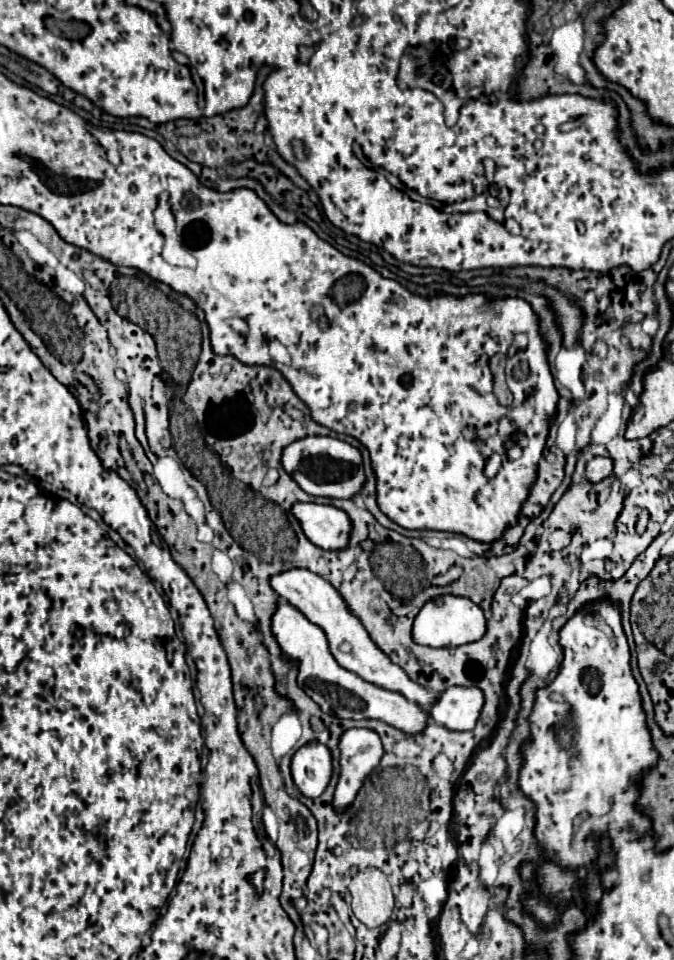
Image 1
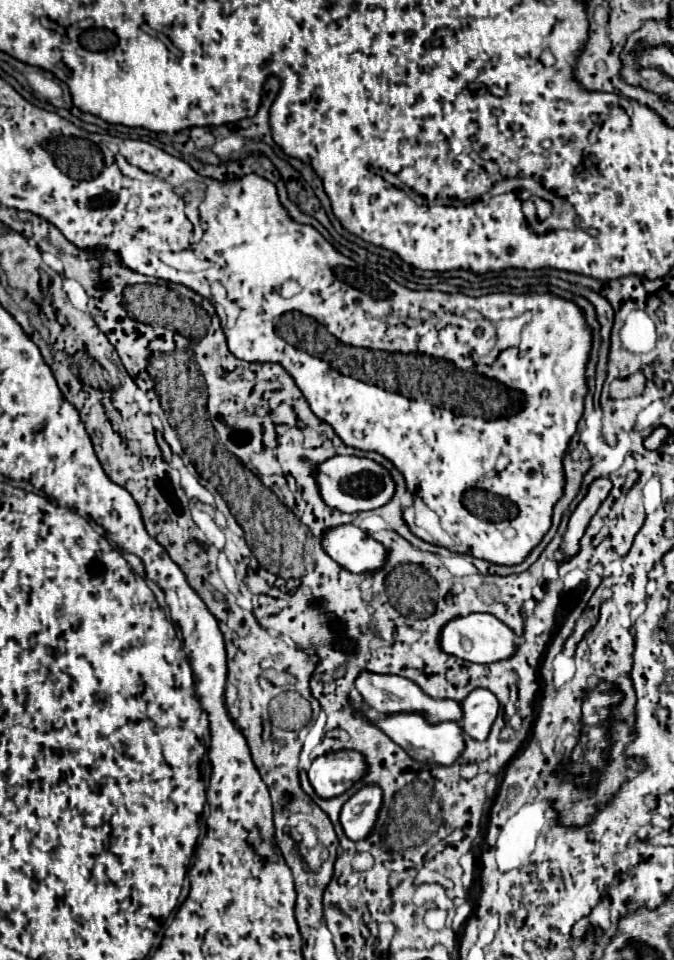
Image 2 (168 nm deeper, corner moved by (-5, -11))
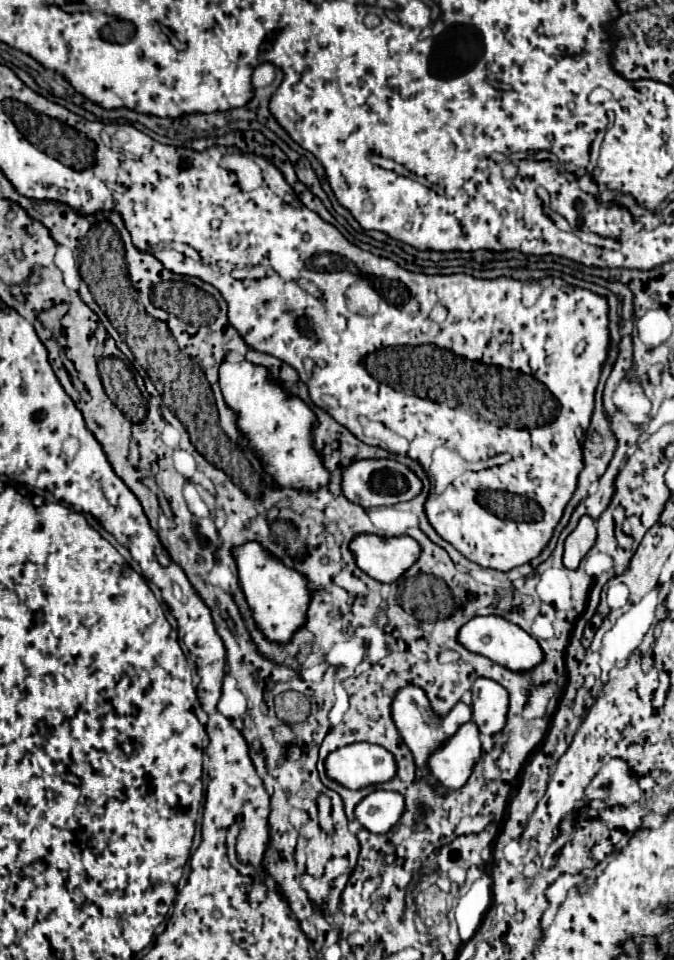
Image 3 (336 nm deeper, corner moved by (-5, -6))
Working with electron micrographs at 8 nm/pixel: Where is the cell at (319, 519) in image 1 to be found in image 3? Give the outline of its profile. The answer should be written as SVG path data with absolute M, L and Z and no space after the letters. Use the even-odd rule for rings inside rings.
M357 533L349 541L349 551L357 567L381 583L393 583L409 569L419 555L417 541L411 537L379 537Z

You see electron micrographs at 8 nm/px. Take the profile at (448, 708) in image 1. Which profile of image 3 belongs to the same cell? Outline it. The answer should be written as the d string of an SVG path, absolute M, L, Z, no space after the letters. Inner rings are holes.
M479 677L473 687L473 721L479 727L479 733L483 735L495 735L505 725L505 715L509 707L509 695L507 691L491 679Z

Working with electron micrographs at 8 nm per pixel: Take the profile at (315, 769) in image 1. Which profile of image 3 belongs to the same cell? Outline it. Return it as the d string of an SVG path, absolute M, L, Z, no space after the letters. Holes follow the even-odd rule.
M351 743L335 749L325 759L325 773L347 789L389 781L395 775L393 755L373 743Z

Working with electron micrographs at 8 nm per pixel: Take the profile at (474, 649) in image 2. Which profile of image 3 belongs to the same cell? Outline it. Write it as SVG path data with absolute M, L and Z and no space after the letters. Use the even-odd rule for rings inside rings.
M485 615L485 617L473 617L469 619L457 635L457 641L469 649L471 653L479 653L483 657L489 657L491 661L511 669L511 671L529 671L529 667L535 667L541 663L541 647L539 643L527 635L519 625L499 617L499 615Z

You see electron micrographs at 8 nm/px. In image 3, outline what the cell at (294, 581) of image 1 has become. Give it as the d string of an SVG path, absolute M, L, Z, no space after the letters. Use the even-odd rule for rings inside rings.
M409 683L403 689L399 689L397 695L393 697L391 717L393 717L395 727L403 735L407 747L413 751L417 767L421 767L421 765L425 765L425 755L429 755L429 747L437 747L437 743L441 743L441 739L449 739L449 735L453 735L453 731L457 731L457 727L461 727L461 723L467 723L471 719L471 707L465 705L463 701L459 701L447 715L441 717L433 711L425 691L417 685Z

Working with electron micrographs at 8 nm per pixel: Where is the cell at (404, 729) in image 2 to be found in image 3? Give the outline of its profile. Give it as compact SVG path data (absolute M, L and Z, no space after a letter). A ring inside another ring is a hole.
M467 721L429 755L427 765L443 787L457 789L465 785L465 779L471 775L471 769L479 757L481 741L477 725Z

